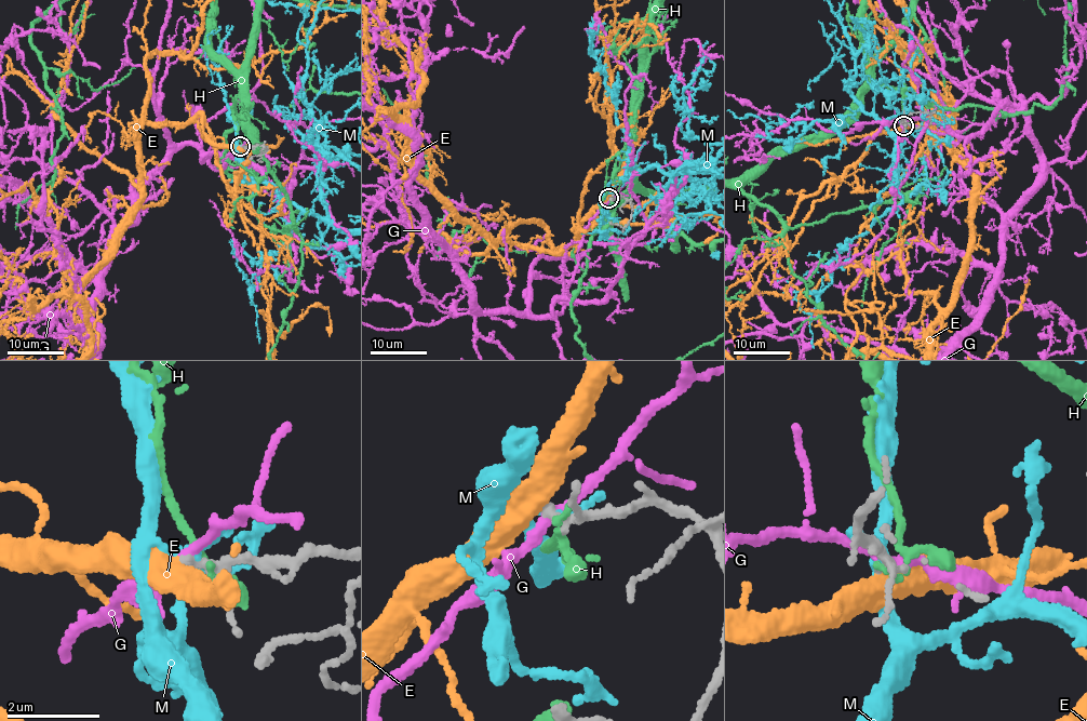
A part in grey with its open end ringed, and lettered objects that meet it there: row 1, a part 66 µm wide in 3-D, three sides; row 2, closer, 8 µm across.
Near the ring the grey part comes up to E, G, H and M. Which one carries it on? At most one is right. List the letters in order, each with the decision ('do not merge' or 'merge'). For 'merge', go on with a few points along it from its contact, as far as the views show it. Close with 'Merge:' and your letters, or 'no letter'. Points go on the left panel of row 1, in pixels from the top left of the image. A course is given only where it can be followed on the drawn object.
E: merge
G: do not merge
H: do not merge
M: do not merge
Merge: E

